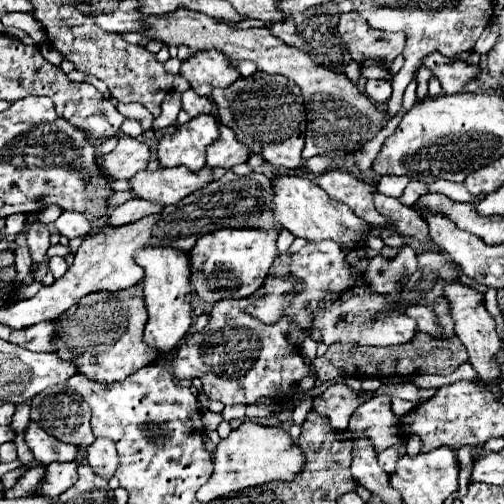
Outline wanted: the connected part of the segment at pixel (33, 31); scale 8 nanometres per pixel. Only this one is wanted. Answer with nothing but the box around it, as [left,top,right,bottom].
[1,13,45,45]

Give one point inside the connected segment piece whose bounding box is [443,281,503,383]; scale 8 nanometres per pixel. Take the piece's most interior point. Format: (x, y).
(474, 326)

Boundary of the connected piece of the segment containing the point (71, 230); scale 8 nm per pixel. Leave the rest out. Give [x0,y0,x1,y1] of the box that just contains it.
[55,211,91,239]

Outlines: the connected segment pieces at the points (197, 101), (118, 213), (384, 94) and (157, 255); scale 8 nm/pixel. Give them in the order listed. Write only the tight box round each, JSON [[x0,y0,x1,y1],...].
[[181,89,213,117],[105,199,163,225],[365,79,391,103],[135,247,191,357]]

